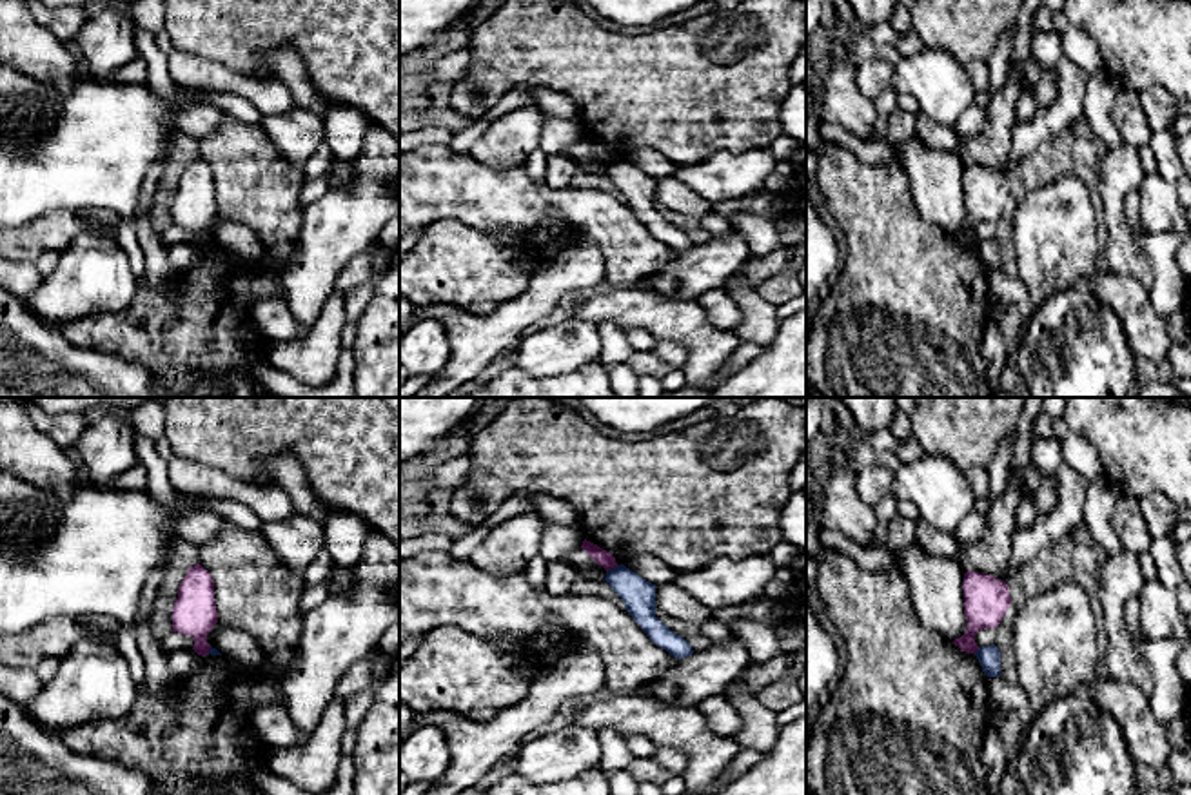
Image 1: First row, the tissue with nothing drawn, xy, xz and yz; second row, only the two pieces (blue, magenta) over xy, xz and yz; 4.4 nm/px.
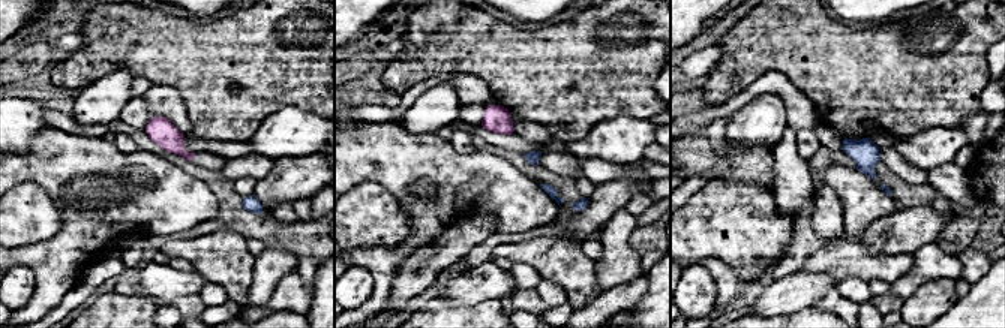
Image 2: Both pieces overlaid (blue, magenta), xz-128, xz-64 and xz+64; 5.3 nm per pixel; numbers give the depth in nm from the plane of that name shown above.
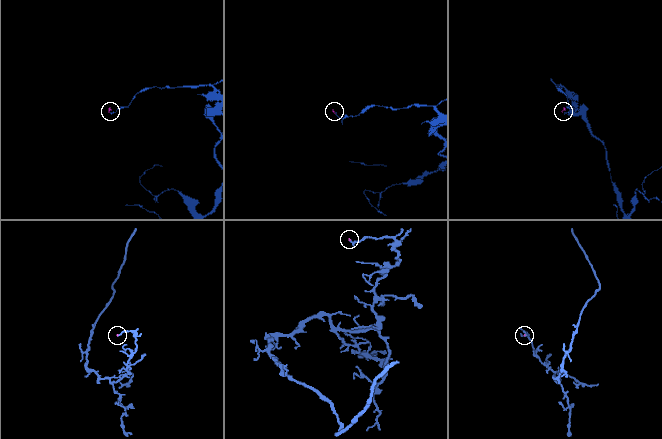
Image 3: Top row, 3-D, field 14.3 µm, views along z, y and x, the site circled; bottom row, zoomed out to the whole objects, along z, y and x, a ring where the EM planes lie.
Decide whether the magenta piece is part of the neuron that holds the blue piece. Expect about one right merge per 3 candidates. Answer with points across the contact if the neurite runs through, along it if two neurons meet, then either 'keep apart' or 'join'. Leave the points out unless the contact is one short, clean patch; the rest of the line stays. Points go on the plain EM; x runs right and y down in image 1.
along xz (616, 158), (607, 166) | keep apart

